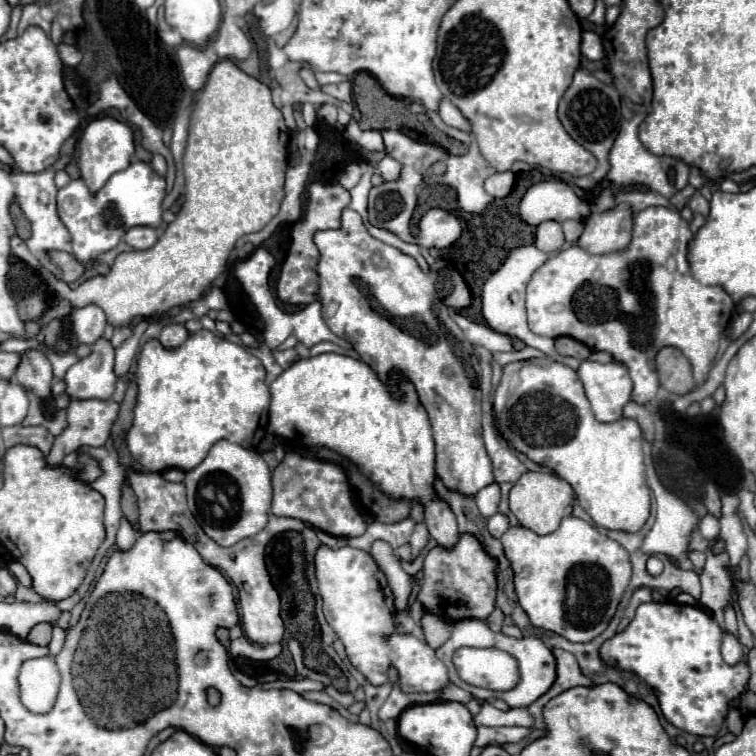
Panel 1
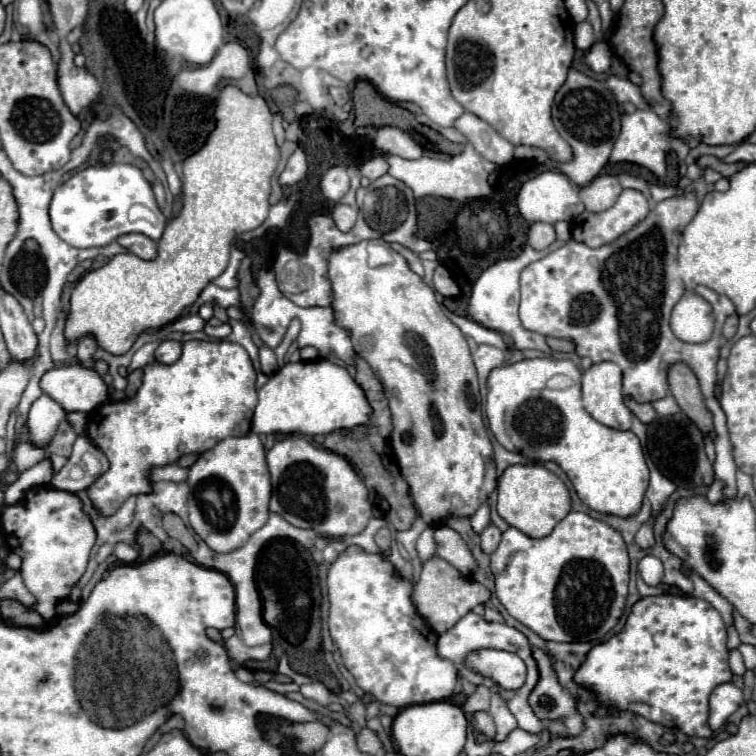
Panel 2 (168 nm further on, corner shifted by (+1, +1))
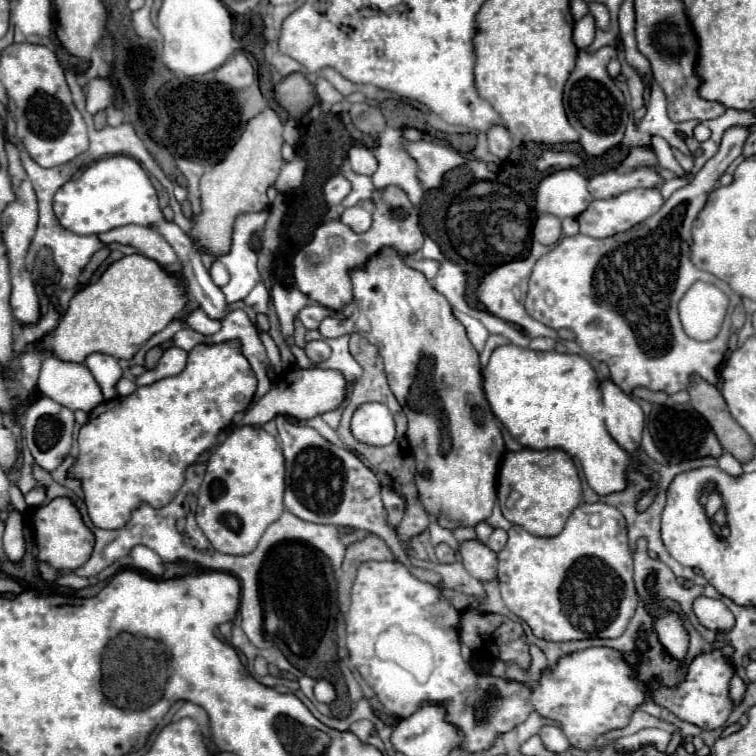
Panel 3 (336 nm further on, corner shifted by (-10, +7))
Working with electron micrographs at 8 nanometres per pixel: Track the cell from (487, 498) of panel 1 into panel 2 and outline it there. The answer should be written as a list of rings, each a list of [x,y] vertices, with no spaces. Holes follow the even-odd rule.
[[[488,504],[480,506],[480,510],[470,518],[470,526],[476,534],[480,534],[486,526],[490,524],[490,510],[488,510]]]

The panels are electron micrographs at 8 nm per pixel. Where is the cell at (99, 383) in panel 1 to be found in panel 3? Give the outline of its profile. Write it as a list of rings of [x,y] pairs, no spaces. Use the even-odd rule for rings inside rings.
[[[45,358],[37,388],[43,396],[71,408],[91,412],[103,402],[103,392],[85,364],[65,362],[59,358]]]

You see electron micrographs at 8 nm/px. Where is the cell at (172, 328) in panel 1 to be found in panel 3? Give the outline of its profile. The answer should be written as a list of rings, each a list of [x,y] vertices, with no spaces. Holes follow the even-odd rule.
[[[167,348],[157,364],[155,370],[147,370],[145,374],[135,378],[137,386],[147,386],[155,380],[167,378],[167,376],[175,376],[179,374],[187,364],[187,352],[183,352],[183,348]]]

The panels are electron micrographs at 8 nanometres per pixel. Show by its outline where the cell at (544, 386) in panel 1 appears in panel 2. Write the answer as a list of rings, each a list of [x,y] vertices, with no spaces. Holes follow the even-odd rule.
[[[532,358],[520,360],[514,364],[498,366],[488,374],[488,396],[486,396],[486,416],[488,426],[496,440],[510,452],[520,452],[530,460],[552,460],[568,474],[578,498],[596,512],[614,514],[614,516],[632,516],[640,510],[644,492],[648,488],[648,466],[636,434],[608,430],[600,426],[582,406],[580,390],[582,372],[572,360],[554,360],[554,358]],[[554,376],[566,376],[566,388],[552,388],[550,380]]]

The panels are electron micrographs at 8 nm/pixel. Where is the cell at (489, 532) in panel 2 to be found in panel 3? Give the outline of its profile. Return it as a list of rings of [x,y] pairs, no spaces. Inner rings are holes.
[[[497,528],[497,530],[491,534],[489,542],[487,542],[487,546],[489,546],[493,552],[503,550],[503,548],[505,548],[505,544],[507,544],[507,532],[505,532],[505,530],[501,530],[501,528]]]

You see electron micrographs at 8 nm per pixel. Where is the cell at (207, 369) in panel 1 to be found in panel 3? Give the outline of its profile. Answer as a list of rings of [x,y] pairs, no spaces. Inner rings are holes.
[[[199,344],[189,352],[187,366],[177,376],[167,376],[155,384],[137,388],[133,394],[107,400],[91,410],[89,422],[79,432],[79,456],[71,476],[81,478],[87,512],[97,528],[117,530],[123,528],[135,508],[141,502],[161,508],[173,500],[183,484],[185,468],[191,466],[201,452],[209,450],[219,432],[231,424],[237,408],[243,410],[255,396],[255,372],[247,364],[247,358],[235,344]]]

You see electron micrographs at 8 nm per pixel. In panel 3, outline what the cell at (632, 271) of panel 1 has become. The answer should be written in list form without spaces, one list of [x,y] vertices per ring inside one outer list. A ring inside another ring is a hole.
[[[729,128],[723,136],[719,152],[693,176],[693,180],[687,186],[673,192],[671,198],[665,200],[665,204],[659,208],[659,212],[655,212],[643,224],[635,226],[629,232],[621,232],[603,240],[583,234],[567,236],[551,252],[541,256],[533,268],[533,274],[529,278],[529,294],[525,300],[527,314],[549,328],[573,330],[577,336],[577,344],[595,360],[605,362],[611,370],[613,382],[619,388],[623,388],[627,394],[631,394],[631,390],[637,386],[643,386],[653,392],[661,390],[665,394],[675,394],[687,388],[687,380],[691,374],[699,374],[711,384],[719,382],[719,368],[723,366],[727,354],[727,342],[731,334],[729,318],[725,320],[715,340],[699,342],[683,332],[677,314],[677,304],[683,298],[683,294],[691,288],[691,284],[697,280],[719,286],[731,298],[729,314],[741,302],[741,298],[723,280],[719,280],[711,272],[703,272],[693,266],[693,262],[689,260],[689,246],[691,246],[691,224],[695,216],[703,210],[703,204],[707,204],[707,196],[711,194],[717,180],[725,174],[727,166],[737,156],[741,156],[743,142],[747,136],[749,136],[747,128]]]

